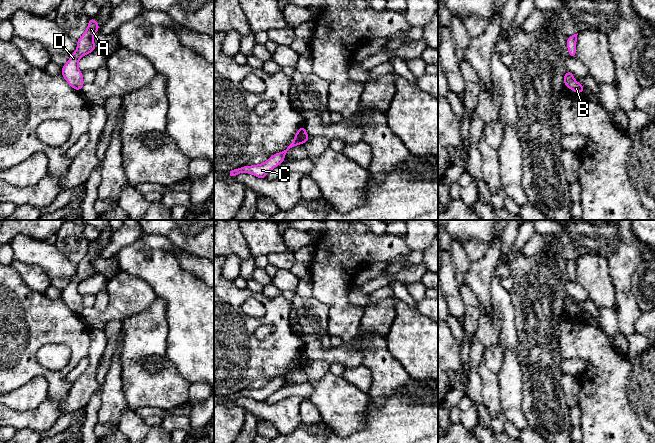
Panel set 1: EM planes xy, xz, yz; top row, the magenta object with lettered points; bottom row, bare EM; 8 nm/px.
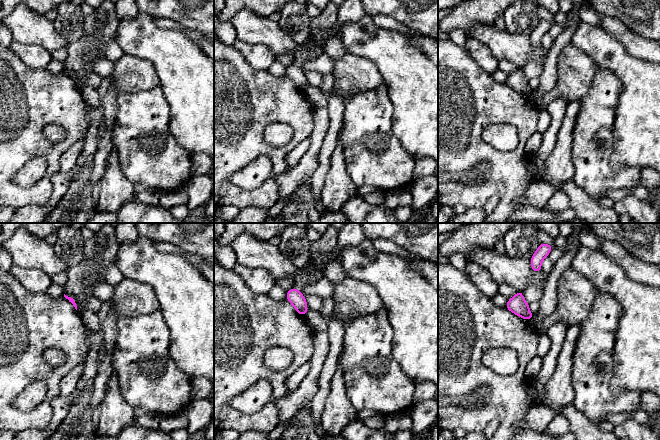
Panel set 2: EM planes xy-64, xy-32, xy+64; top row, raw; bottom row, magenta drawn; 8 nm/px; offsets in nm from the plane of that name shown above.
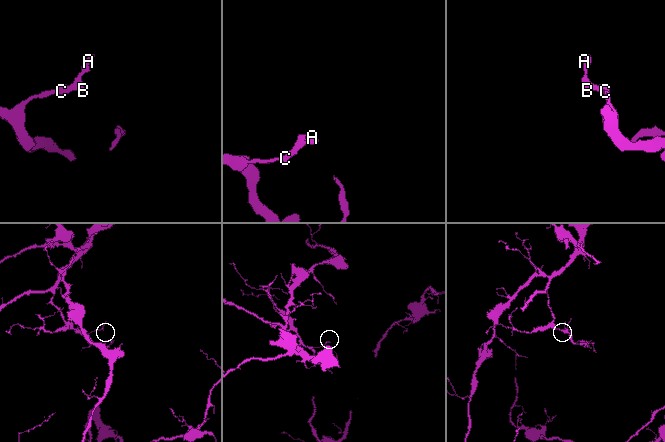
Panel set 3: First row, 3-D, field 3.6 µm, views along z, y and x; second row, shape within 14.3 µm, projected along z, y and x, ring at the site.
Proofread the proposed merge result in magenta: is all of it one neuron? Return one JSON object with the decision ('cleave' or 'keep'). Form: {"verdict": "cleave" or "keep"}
{"verdict": "keep"}

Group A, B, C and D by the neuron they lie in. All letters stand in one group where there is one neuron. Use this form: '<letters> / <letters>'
A B C D

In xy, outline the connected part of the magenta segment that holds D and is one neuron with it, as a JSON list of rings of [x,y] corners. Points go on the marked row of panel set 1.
[[[90,17],[88,27],[84,34],[77,40],[77,49],[70,56],[68,62],[62,67],[62,76],[69,85],[80,91],[85,85],[82,72],[78,68],[78,61],[81,57],[93,52],[96,46],[93,41],[95,33],[99,30],[99,24],[93,17]]]

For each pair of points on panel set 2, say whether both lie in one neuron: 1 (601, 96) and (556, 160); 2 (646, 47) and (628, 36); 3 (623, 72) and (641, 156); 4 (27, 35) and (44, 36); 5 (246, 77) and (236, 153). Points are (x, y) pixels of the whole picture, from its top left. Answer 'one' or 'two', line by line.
1: two
2: one
3: one
4: one
5: one

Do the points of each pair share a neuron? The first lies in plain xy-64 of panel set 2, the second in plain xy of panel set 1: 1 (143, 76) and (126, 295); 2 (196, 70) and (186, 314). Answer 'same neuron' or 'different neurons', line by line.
1: same neuron
2: same neuron

